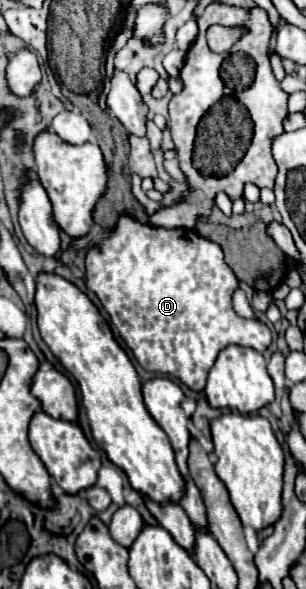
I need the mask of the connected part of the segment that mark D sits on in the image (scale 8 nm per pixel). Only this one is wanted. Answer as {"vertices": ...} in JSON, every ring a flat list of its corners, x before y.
{"vertices":[[121,215,115,229,111,229,99,245,93,245,87,251,85,285,97,295,111,317,111,325,119,331,139,365,151,373,167,373,191,391,203,391,207,373,219,351,225,347,241,345,263,353,271,345,271,331,265,323,249,321,235,313,233,293,239,287,239,279,223,261,221,247,193,229,159,229,141,223,131,215]]}

